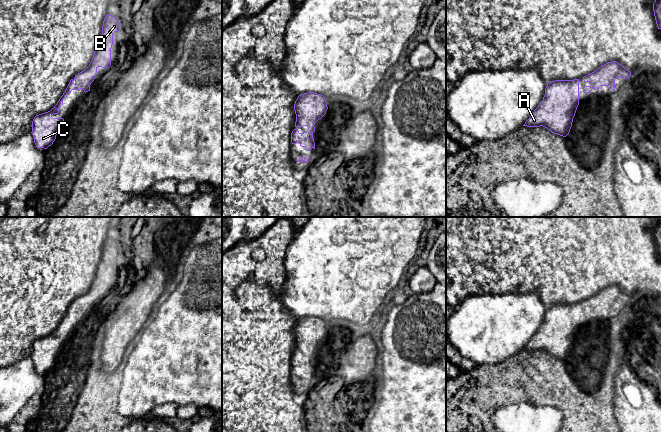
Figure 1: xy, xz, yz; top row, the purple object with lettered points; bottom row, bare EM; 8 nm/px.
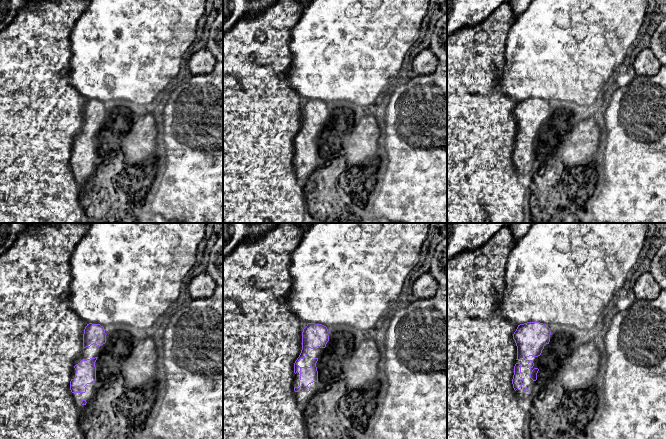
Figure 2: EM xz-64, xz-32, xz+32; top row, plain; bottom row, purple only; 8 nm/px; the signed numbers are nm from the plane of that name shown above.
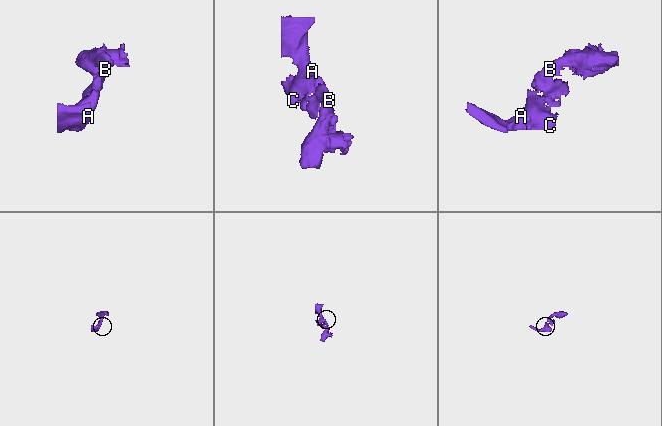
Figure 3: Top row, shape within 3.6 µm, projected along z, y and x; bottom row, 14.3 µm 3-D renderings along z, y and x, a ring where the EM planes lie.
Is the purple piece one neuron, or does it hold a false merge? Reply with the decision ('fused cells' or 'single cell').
single cell

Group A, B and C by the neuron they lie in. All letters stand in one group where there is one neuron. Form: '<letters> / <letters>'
A B C

